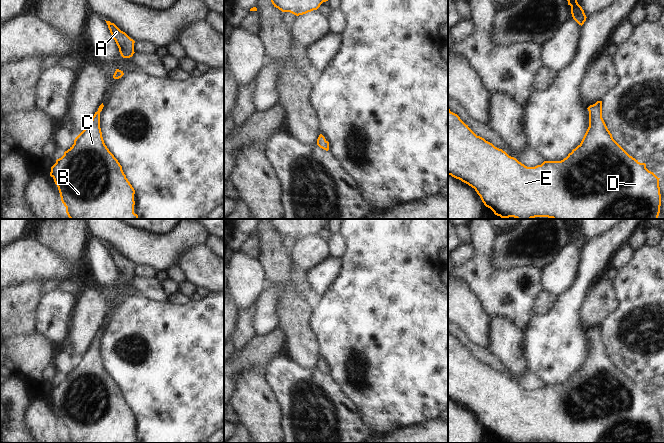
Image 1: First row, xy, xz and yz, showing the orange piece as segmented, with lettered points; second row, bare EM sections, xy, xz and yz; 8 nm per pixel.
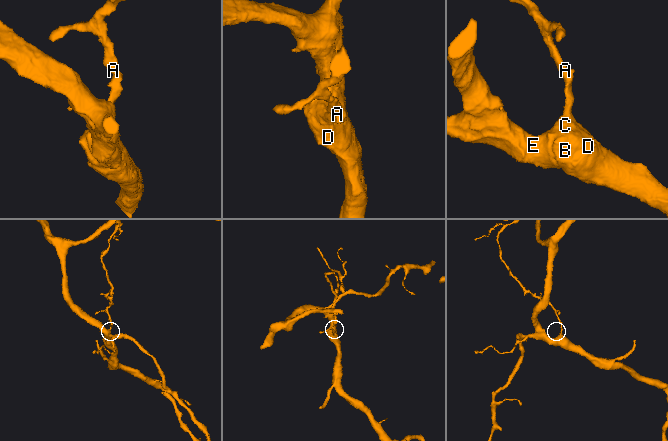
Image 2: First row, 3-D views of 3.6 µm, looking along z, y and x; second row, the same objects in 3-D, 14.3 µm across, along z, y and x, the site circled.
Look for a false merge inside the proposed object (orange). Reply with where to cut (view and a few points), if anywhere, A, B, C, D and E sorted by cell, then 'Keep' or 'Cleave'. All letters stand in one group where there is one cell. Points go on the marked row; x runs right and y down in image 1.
No split. Groups: A B C D E. Keep

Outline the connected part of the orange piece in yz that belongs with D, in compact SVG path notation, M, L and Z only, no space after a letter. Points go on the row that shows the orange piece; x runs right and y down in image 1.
M602 101L590 105L589 127L581 143L561 161L544 161L541 165L527 167L516 158L509 156L505 151L495 147L484 138L477 136L460 117L448 109L448 175L461 180L475 189L484 205L490 208L495 215L503 219L514 217L516 219L532 219L535 217L548 217L552 219L658 219L661 206L659 179L653 172L646 168L645 163L630 156L612 137L602 118Z

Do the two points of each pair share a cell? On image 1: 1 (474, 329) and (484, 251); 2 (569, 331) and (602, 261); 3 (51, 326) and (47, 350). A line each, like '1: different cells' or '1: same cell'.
1: different cells
2: same cell
3: different cells

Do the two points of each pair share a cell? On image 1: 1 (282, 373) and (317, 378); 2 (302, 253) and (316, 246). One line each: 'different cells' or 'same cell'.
1: same cell
2: same cell

